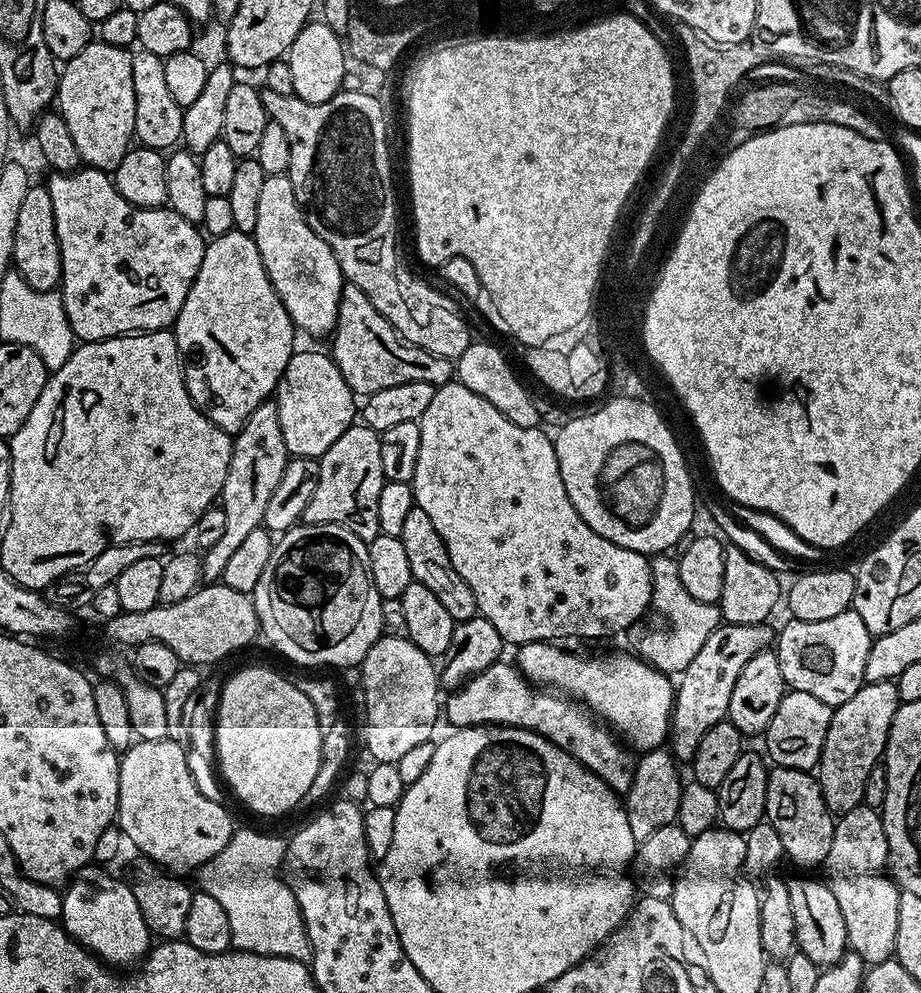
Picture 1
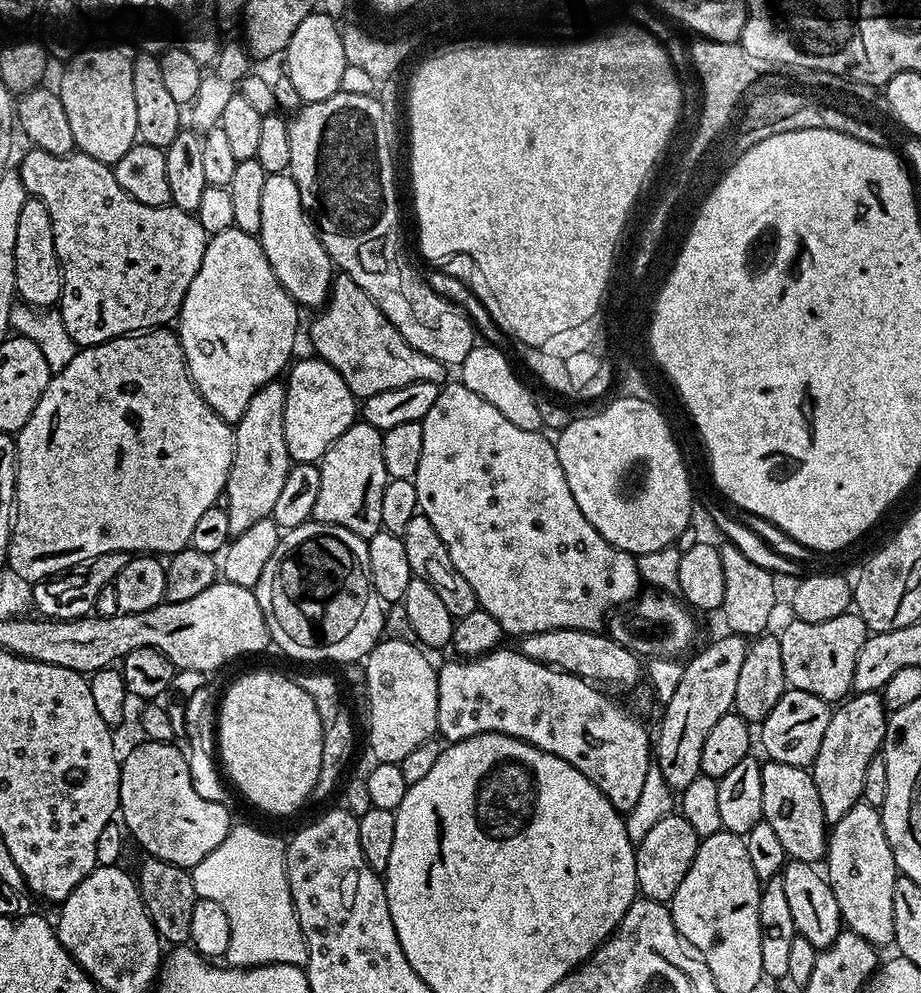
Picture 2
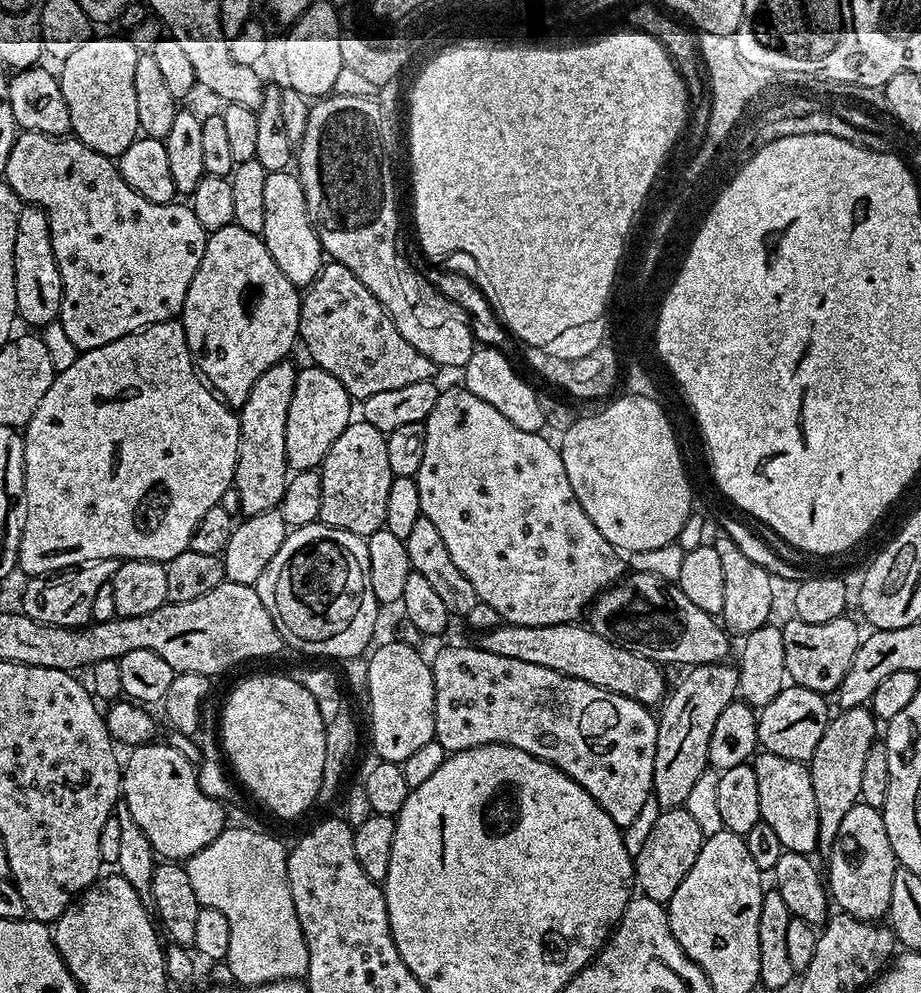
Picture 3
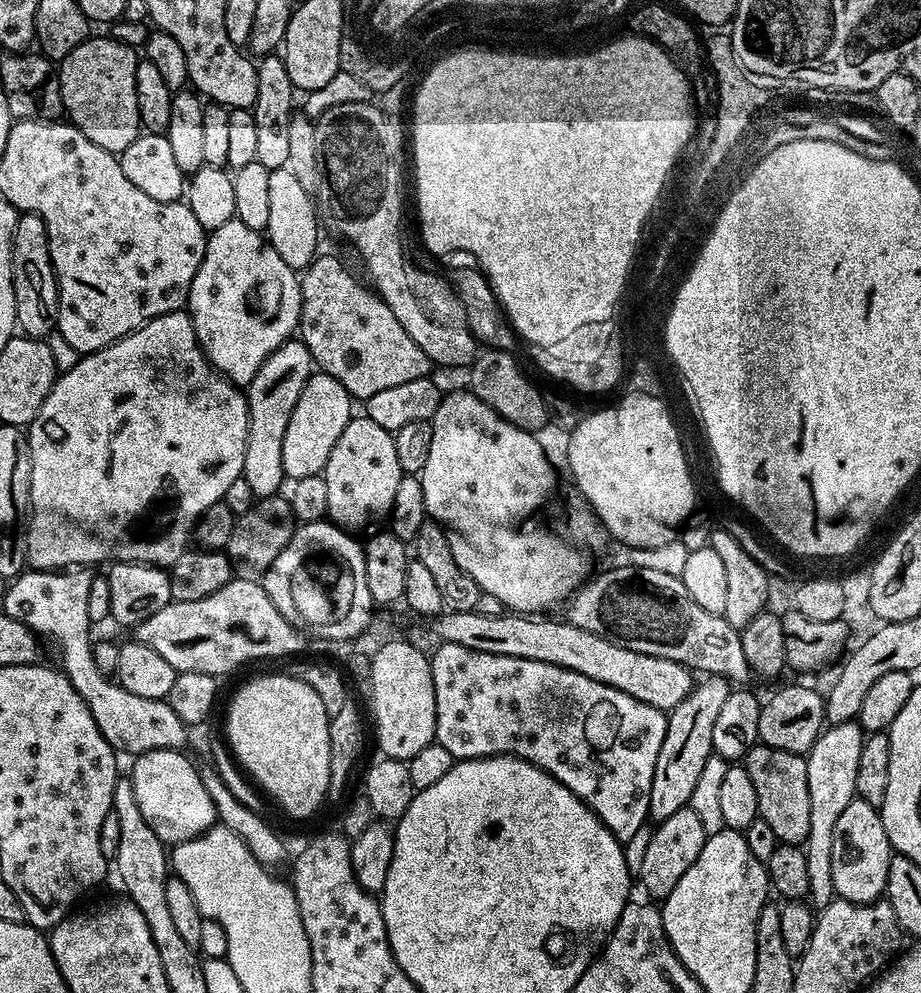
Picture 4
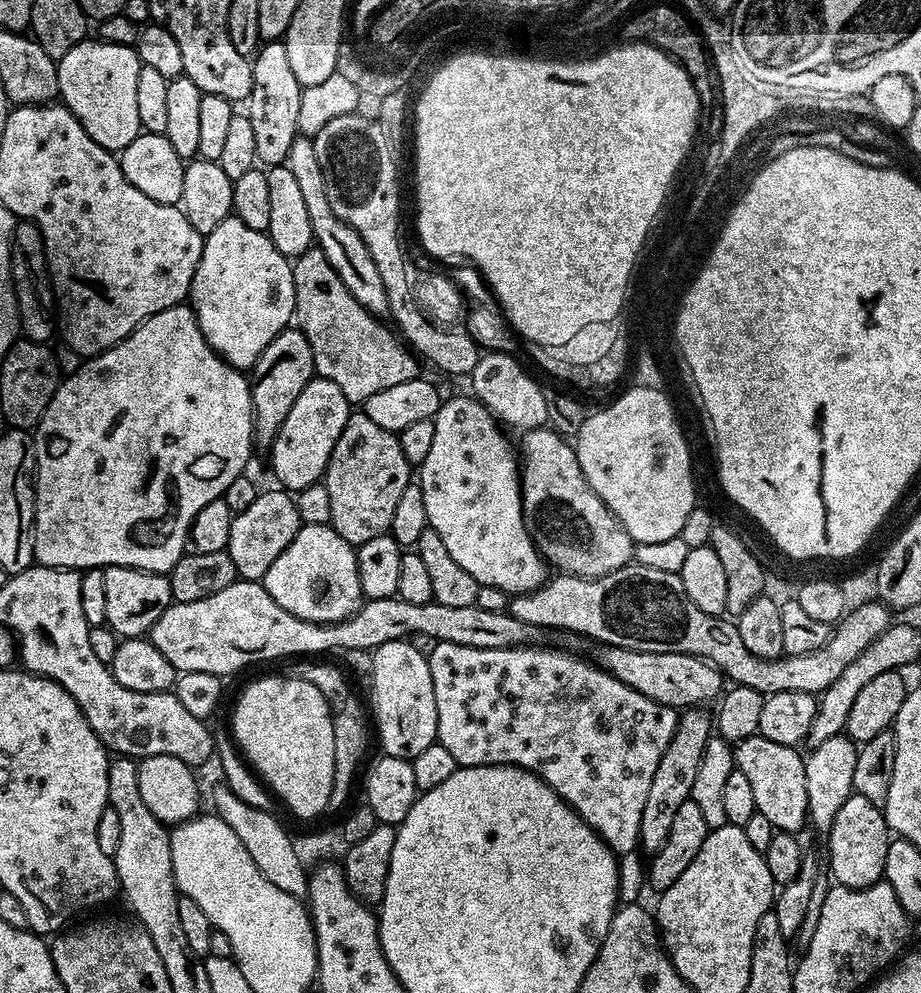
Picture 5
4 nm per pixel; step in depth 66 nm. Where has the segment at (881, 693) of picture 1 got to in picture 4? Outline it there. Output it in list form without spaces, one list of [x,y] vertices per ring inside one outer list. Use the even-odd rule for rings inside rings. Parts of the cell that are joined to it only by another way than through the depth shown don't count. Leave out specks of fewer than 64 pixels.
[[[859,723],[834,724],[825,727],[812,749],[806,753],[806,778],[810,782],[810,834],[803,845],[808,871],[806,900],[816,914],[830,906],[830,902],[836,896],[832,873],[834,825],[838,823],[842,810],[846,810],[846,806],[850,806],[850,802],[857,799],[858,757],[862,754],[865,735]]]

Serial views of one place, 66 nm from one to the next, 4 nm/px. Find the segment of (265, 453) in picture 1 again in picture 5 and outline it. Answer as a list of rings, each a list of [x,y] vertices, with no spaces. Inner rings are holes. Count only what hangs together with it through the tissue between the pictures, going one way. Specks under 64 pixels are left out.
[[[285,328],[258,358],[255,368],[250,372],[252,385],[252,417],[254,418],[254,440],[257,445],[271,445],[272,439],[278,434],[282,422],[286,422],[286,414],[290,414],[290,406],[294,406],[294,398],[306,390],[308,383],[314,378],[314,354],[310,350],[310,342],[300,332],[299,328]]]

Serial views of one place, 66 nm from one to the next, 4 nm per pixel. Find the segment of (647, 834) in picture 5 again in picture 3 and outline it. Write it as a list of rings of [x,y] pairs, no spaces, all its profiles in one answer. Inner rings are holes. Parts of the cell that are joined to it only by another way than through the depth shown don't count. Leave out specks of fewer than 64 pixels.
[[[728,662],[697,664],[689,667],[676,689],[667,693],[658,712],[658,742],[654,750],[652,796],[661,809],[679,808],[694,787],[694,782],[709,771],[710,734],[718,714],[738,696],[738,674]]]

